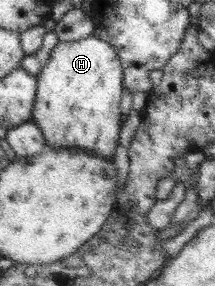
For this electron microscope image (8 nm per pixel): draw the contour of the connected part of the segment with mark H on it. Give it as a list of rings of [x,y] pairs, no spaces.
[[[94,34],[81,41],[60,42],[37,78],[39,91],[33,120],[42,129],[47,145],[52,148],[92,150],[108,160],[113,160],[122,127],[120,99],[124,89],[124,66],[115,46],[104,38],[94,37]]]

